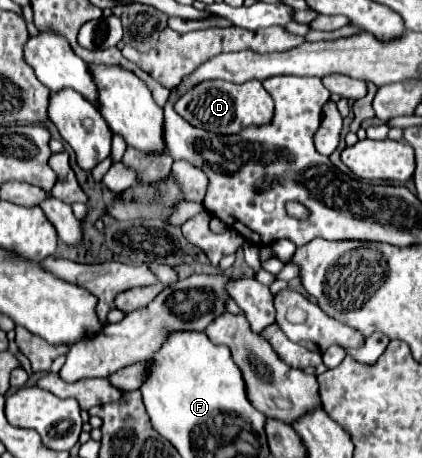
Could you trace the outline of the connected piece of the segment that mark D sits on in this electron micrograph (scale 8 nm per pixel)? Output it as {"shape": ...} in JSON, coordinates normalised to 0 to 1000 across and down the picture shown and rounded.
{"shape":[[[488,177],[460,190],[460,199],[431,207],[422,225],[412,225],[412,242],[436,255],[450,273],[474,277],[517,295],[550,295],[592,273],[630,273],[649,251],[649,221],[616,177],[592,177],[573,186],[536,181],[536,177]]]}

